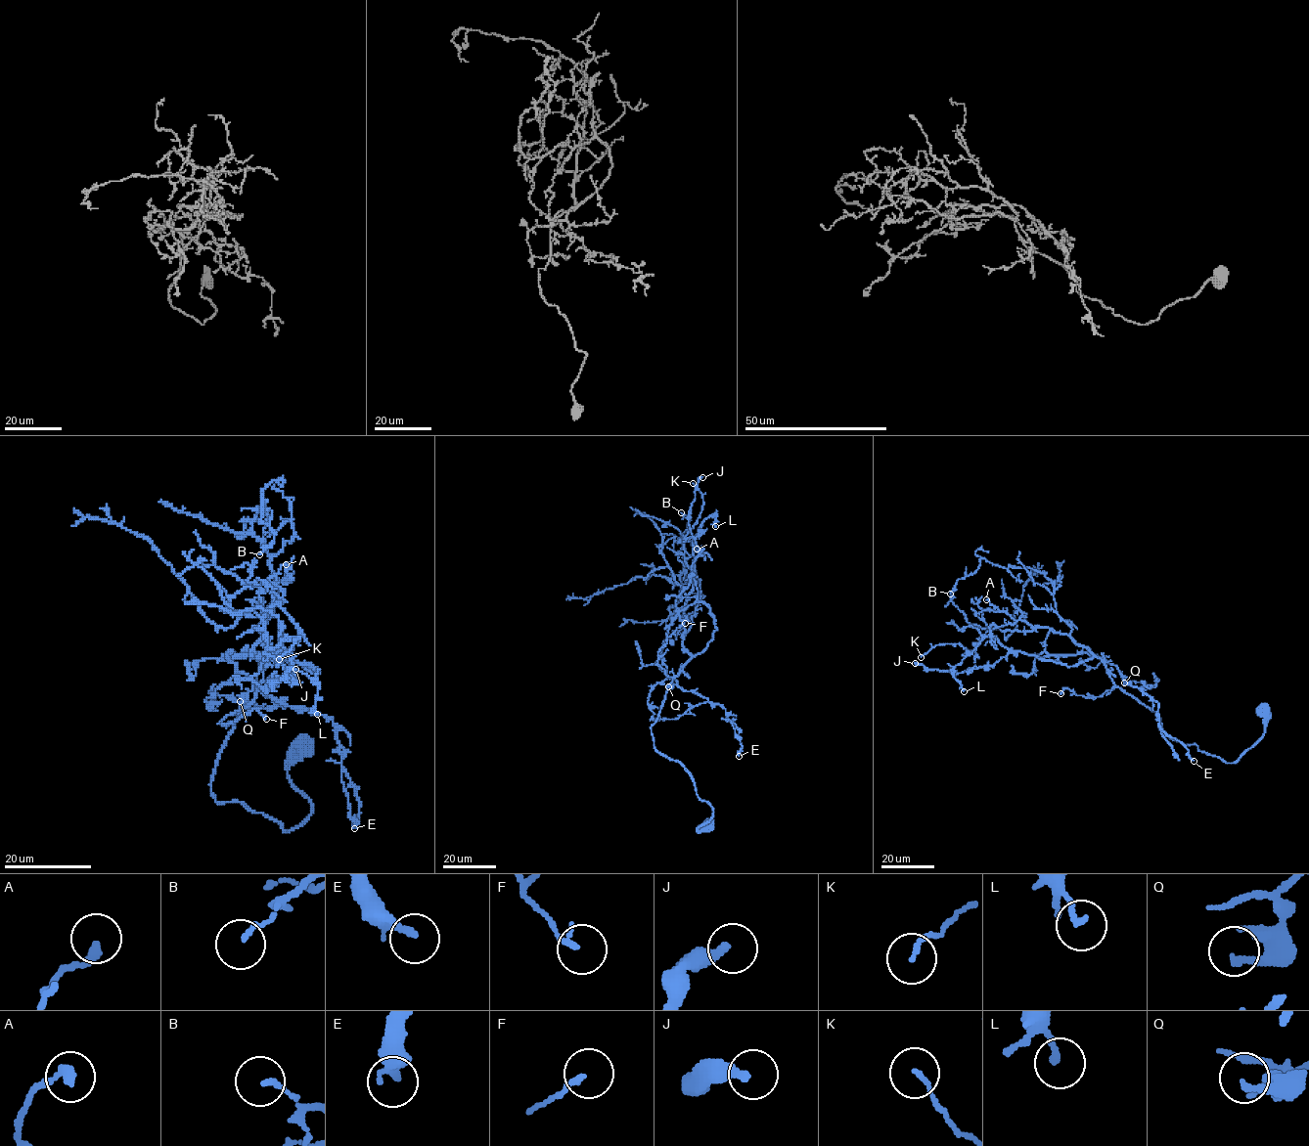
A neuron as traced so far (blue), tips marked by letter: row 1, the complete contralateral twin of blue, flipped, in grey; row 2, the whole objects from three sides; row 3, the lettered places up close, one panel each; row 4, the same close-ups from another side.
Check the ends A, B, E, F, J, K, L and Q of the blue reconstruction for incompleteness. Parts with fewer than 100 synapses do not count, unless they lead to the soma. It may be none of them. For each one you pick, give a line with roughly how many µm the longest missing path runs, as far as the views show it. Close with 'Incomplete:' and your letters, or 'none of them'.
Incomplete: none of them

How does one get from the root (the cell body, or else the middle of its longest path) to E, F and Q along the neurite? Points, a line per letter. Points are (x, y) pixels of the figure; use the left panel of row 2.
E: (304, 741), (300, 824), (216, 801), (276, 656), (265, 615), (228, 658), (332, 721), (354, 828)
F: (304, 741), (288, 766), (311, 802), (300, 824), (218, 804), (216, 761), (247, 705), (221, 721), (266, 719)
Q: (304, 741), (300, 824), (218, 804), (276, 656), (265, 615), (257, 653), (228, 653), (240, 701)

